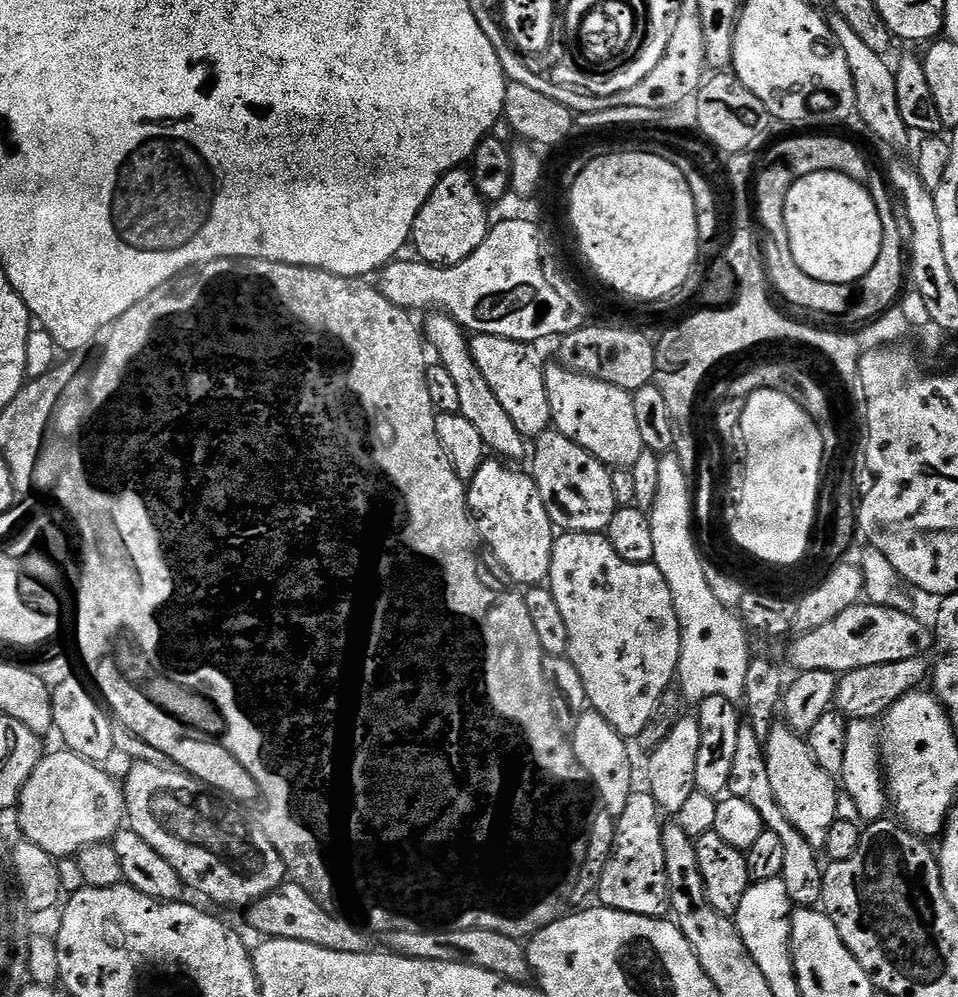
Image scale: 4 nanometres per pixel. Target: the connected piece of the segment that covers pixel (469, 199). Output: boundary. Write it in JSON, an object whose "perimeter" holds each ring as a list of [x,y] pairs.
{"perimeter":[[[458,167],[441,176],[440,181],[434,186],[430,198],[426,198],[422,210],[418,210],[418,214],[414,218],[410,244],[411,247],[416,247],[417,253],[415,252],[415,255],[421,261],[439,266],[454,265],[462,262],[470,254],[474,254],[474,250],[478,249],[478,246],[482,244],[488,234],[490,229],[488,208],[489,205],[478,194],[478,190],[474,186],[471,171]]]}

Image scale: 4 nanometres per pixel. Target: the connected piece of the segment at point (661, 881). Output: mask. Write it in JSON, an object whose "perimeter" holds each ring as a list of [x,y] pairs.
{"perimeter":[[[647,790],[633,791],[626,810],[615,817],[614,850],[600,879],[598,900],[605,908],[626,914],[663,917],[669,911],[666,854],[662,850],[662,813]]]}

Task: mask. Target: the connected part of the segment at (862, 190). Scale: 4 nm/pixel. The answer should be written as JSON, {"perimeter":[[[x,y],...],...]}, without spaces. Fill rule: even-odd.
{"perimeter":[[[819,172],[818,174],[806,174],[791,181],[793,184],[787,185],[784,192],[784,209],[786,210],[786,234],[788,235],[788,252],[794,258],[794,262],[798,262],[798,266],[802,266],[802,270],[806,274],[810,274],[810,278],[818,278],[818,282],[822,282],[825,286],[833,286],[832,284],[852,284],[855,285],[863,276],[869,272],[874,266],[874,262],[878,262],[878,250],[882,250],[882,234],[884,233],[885,217],[880,217],[881,205],[878,203],[877,197],[872,196],[867,187],[858,182],[854,182],[846,174],[838,174],[837,172]]]}

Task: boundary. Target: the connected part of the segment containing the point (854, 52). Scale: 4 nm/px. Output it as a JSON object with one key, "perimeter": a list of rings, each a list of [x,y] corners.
{"perimeter":[[[832,14],[827,17],[830,30],[842,46],[842,54],[846,54],[846,63],[850,65],[850,78],[854,78],[854,94],[856,95],[855,115],[881,140],[892,148],[904,148],[910,139],[906,122],[902,122],[902,114],[898,114],[898,94],[894,90],[896,74],[893,65],[883,56],[874,54],[857,32],[846,23],[846,18]]]}

